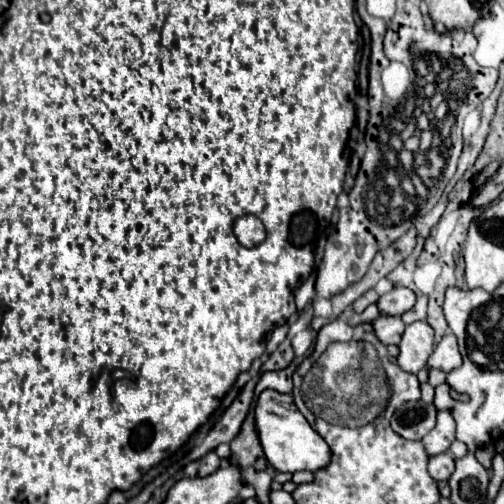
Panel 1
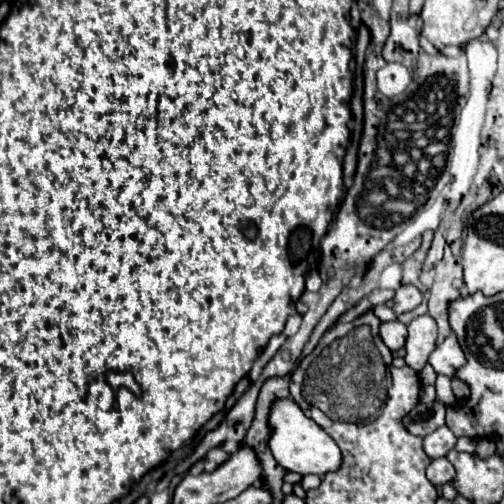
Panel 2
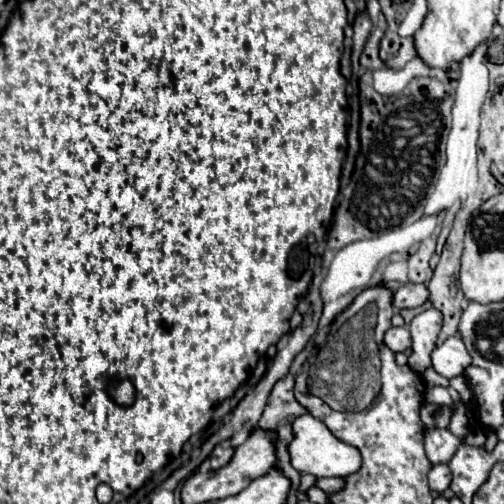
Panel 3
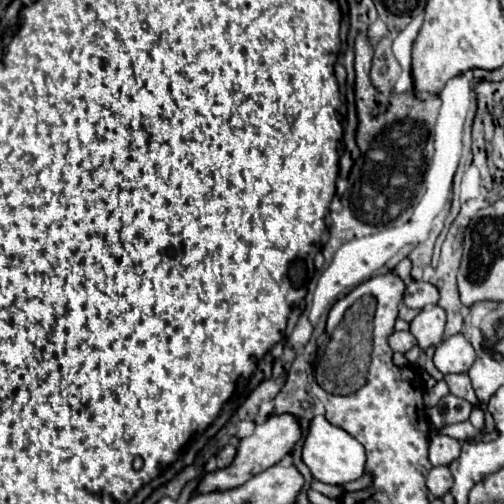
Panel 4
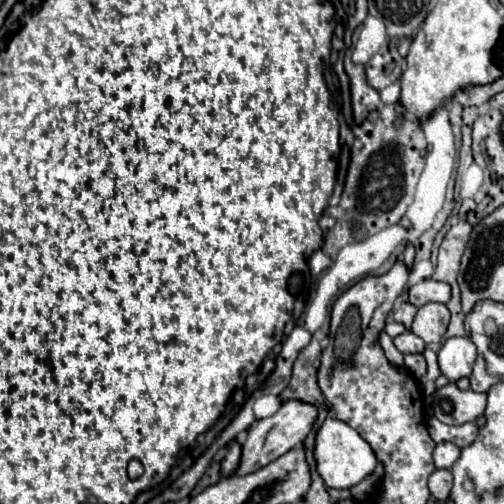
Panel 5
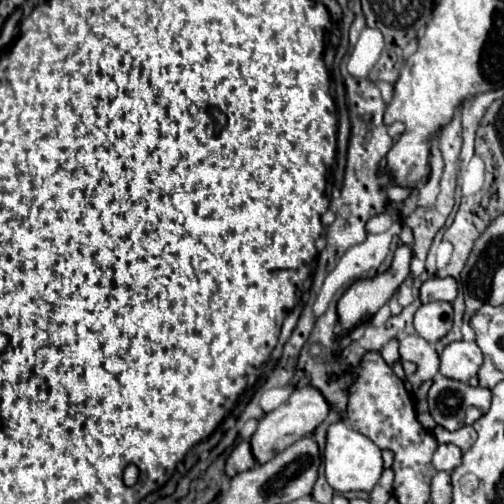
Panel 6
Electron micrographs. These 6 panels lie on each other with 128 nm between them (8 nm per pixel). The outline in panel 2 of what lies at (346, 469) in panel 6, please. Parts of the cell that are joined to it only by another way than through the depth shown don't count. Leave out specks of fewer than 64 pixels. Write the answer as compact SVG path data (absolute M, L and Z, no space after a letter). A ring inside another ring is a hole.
M280 398L272 402L270 414L268 414L268 428L270 428L270 440L268 446L276 458L276 462L290 470L290 472L298 472L298 474L318 474L324 476L332 470L338 470L342 456L340 456L340 448L336 446L336 442L314 422L310 420L300 406L292 400L292 398Z

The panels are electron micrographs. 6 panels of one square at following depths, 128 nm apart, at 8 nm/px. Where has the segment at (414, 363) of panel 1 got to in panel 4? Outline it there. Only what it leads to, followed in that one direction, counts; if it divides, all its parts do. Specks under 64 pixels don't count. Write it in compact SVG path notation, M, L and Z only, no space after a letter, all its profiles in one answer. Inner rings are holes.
M430 304L422 308L422 312L410 322L410 332L418 340L418 348L426 352L430 346L438 346L442 342L446 314L440 306Z

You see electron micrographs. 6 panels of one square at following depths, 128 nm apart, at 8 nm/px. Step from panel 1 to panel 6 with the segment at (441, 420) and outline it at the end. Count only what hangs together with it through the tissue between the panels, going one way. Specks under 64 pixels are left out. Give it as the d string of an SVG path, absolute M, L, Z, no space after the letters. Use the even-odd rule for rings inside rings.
M440 444L432 458L434 468L446 472L452 472L456 466L460 466L460 462L462 462L462 450L454 444Z

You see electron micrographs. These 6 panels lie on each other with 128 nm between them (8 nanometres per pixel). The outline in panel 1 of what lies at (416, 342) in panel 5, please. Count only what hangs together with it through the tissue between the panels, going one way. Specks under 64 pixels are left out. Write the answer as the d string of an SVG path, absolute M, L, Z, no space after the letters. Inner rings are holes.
M382 314L380 318L372 320L370 324L374 326L374 332L382 344L398 344L404 334L404 322L398 316Z

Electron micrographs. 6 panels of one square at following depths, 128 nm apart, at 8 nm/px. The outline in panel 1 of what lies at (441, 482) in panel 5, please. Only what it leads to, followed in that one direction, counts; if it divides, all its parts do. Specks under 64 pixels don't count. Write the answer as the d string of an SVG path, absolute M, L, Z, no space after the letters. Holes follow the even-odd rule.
M448 452L432 456L428 464L428 472L434 480L448 480L450 474L454 472L454 458Z

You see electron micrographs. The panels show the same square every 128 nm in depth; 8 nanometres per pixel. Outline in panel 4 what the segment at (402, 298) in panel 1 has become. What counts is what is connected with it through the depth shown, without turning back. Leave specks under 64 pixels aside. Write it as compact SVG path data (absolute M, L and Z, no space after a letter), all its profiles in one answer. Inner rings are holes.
M420 280L420 282L410 282L408 286L406 286L406 292L404 292L404 304L408 306L408 308L418 308L418 310L422 310L424 306L428 306L428 304L436 304L438 302L438 298L440 298L440 294L438 294L438 290L436 290L436 286L434 284L430 284L430 282L424 282L424 280Z

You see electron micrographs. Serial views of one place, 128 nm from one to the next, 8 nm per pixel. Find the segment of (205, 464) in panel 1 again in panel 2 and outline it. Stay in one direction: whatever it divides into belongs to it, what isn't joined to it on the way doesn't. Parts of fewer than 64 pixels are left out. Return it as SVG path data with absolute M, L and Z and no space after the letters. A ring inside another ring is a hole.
M212 448L208 454L206 454L206 458L204 458L204 462L206 462L206 470L208 472L212 472L212 470L216 470L222 462L226 462L226 458L228 458L228 454L222 450L222 448Z

